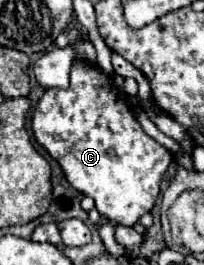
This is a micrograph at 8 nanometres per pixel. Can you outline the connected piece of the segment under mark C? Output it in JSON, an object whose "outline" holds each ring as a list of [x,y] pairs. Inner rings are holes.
{"outline":[[[78,57],[72,63],[70,87],[46,89],[38,99],[32,113],[32,131],[36,141],[48,151],[48,155],[58,161],[68,183],[82,195],[92,197],[98,213],[116,225],[132,227],[144,213],[148,213],[154,207],[160,195],[160,183],[170,163],[174,161],[168,149],[164,149],[160,143],[156,143],[152,137],[144,133],[142,125],[132,113],[126,95],[120,89],[116,89],[112,77],[96,65],[86,63]]]}

